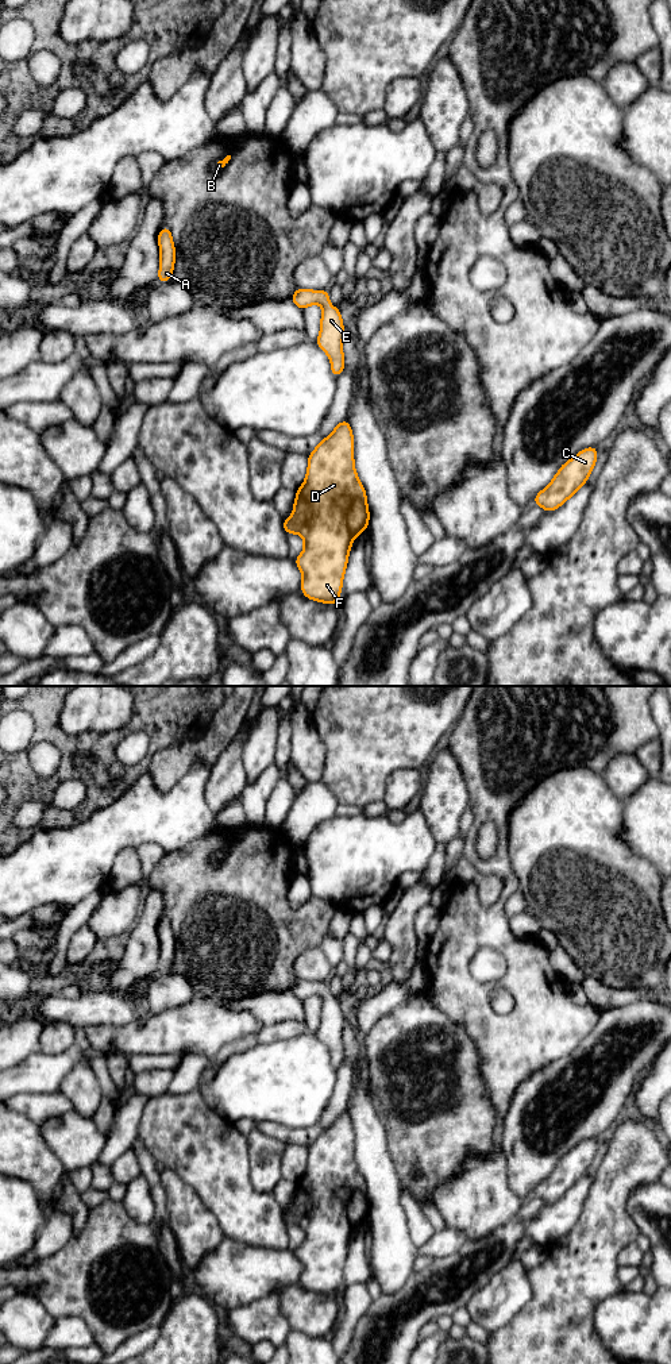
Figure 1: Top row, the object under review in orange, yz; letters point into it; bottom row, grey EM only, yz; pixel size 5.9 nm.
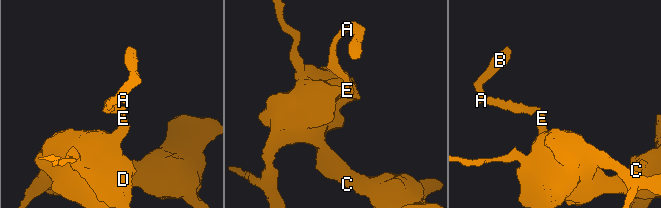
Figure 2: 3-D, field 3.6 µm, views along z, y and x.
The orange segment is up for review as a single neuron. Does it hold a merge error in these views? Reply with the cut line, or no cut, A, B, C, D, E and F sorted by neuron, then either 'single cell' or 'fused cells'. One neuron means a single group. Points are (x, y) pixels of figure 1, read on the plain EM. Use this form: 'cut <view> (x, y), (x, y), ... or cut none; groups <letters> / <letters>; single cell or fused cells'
cut none; groups A B C D E F; single cell

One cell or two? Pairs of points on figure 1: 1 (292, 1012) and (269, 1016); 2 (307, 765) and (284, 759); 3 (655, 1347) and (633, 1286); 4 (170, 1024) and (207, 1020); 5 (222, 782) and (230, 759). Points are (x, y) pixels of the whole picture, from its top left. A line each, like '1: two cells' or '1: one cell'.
1: one cell
2: two cells
3: two cells
4: one cell
5: one cell

